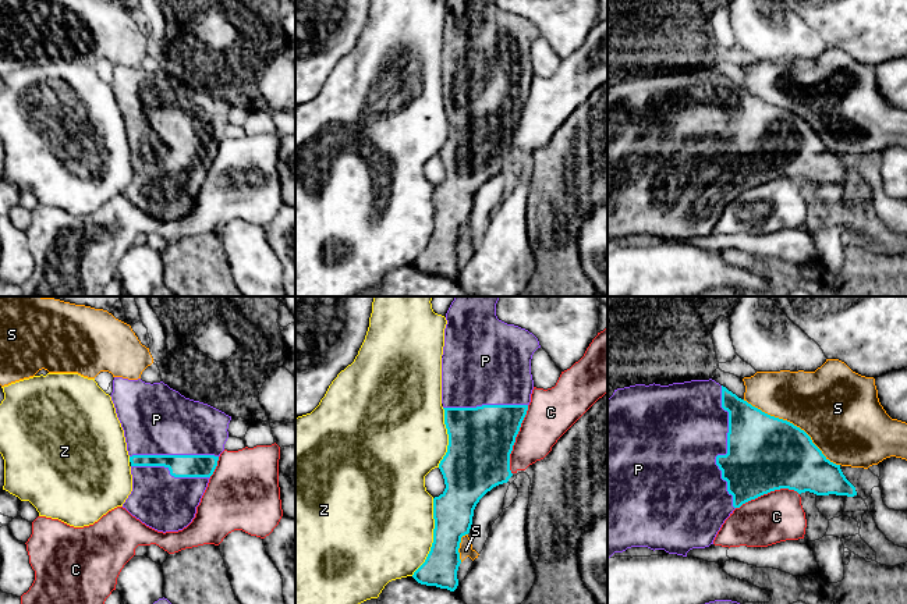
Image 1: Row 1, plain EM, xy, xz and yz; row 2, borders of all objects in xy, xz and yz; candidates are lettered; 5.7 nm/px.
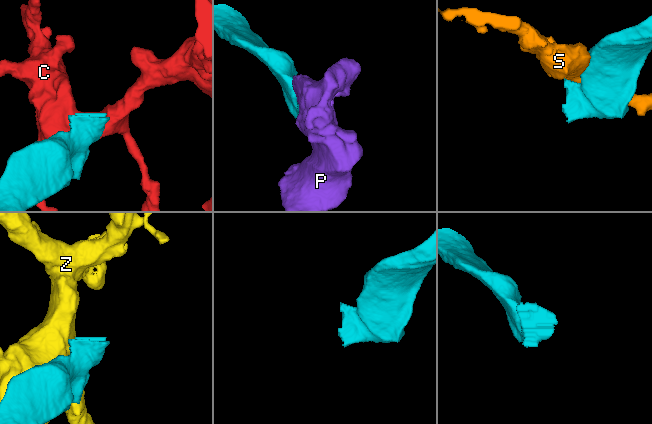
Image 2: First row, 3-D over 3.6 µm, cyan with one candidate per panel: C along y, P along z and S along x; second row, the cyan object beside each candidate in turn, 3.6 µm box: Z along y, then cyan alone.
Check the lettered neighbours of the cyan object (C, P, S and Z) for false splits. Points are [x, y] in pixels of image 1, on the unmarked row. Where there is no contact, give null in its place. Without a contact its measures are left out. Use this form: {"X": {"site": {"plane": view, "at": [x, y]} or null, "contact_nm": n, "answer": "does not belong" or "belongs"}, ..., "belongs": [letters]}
{"C": {"site": {"plane": "xz", "at": [514, 128]}, "contact_nm": 420, "answer": "does not belong"}, "P": {"site": {"plane": "yz", "at": [727, 138]}, "contact_nm": 700, "answer": "belongs"}, "S": {"site": {"plane": "yz", "at": [792, 112]}, "contact_nm": 700, "answer": "does not belong"}, "Z": {"site": {"plane": "xz", "at": [433, 226]}, "contact_nm": 460, "answer": "does not belong"}, "belongs": ["P"]}

